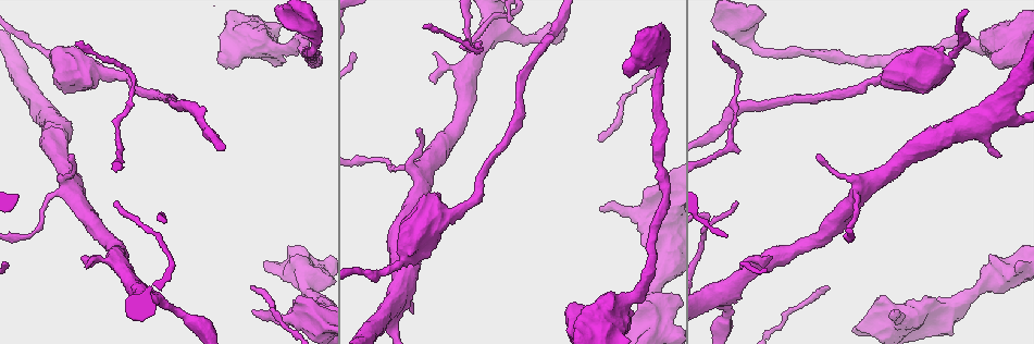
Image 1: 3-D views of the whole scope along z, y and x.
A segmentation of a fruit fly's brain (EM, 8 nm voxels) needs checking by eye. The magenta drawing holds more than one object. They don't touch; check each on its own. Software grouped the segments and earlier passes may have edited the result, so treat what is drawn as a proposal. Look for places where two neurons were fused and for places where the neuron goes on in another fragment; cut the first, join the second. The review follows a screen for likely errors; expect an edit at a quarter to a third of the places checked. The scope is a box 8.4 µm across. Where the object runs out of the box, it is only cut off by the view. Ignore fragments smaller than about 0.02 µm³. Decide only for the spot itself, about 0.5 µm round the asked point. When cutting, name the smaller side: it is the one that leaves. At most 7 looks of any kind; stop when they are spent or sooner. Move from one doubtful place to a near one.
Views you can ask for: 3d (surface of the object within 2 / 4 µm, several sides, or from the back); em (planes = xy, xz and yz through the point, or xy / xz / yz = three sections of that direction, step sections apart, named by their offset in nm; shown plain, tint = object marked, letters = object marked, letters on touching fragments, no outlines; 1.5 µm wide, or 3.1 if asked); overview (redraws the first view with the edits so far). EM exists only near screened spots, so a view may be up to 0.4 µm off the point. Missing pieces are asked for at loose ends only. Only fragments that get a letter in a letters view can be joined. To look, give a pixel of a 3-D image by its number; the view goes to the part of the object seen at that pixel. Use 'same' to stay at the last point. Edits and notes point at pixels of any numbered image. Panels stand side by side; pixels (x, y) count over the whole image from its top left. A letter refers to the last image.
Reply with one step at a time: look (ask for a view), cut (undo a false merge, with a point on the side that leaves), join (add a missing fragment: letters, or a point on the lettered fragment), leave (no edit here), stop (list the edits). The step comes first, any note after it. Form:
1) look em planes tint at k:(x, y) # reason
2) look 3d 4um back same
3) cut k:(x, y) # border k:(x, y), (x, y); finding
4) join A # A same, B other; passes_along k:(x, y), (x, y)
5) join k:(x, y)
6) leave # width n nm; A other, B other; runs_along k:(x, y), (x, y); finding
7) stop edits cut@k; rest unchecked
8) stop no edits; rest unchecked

look em xz step 4 tint at 1:(1001, 155) # stops while still wide

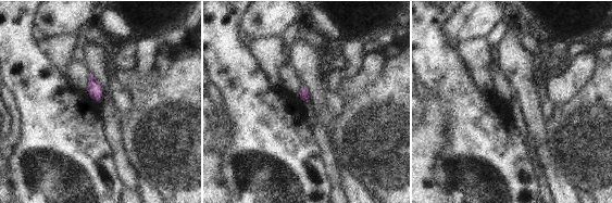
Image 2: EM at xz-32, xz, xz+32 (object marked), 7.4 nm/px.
look em planes letters same # cut it another way

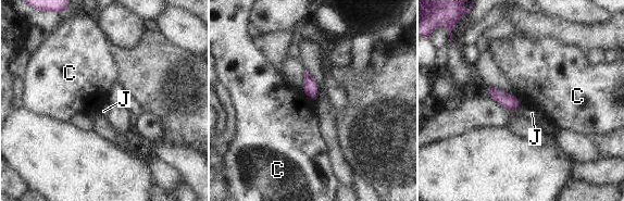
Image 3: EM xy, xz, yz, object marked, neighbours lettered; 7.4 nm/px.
join J # C other, J same; passes_along 3:(509, 101), (519, 107), (532, 113); the neuron continues

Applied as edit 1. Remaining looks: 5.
look em planes letters at 1:(935, 297) # stops while still wide

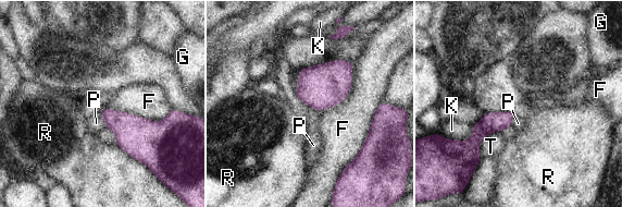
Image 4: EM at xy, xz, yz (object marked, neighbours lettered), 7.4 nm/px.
leave # F other, G other, K other, P other, R other, T other; border 4:(382, 101), (362, 147), (338, 174); no lettered fragment goes on from it

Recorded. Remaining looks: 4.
look 3d 4um back at 1:(70, 155) # free end

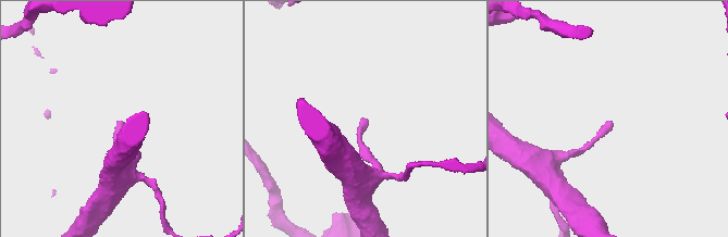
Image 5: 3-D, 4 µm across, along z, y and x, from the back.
look em planes letters at 5:(367, 119)

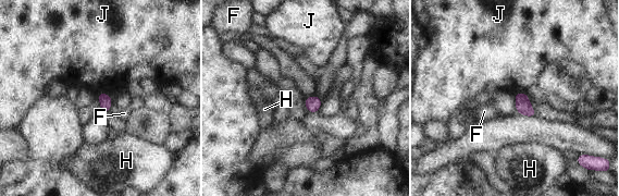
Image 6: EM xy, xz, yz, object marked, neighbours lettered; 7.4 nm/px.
leave # width 90 nm; F other, H other, J other; border 6:(109, 93), (98, 94); no lettered fragment goes on from it

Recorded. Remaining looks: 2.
stop edits join@3; rest unchecked

